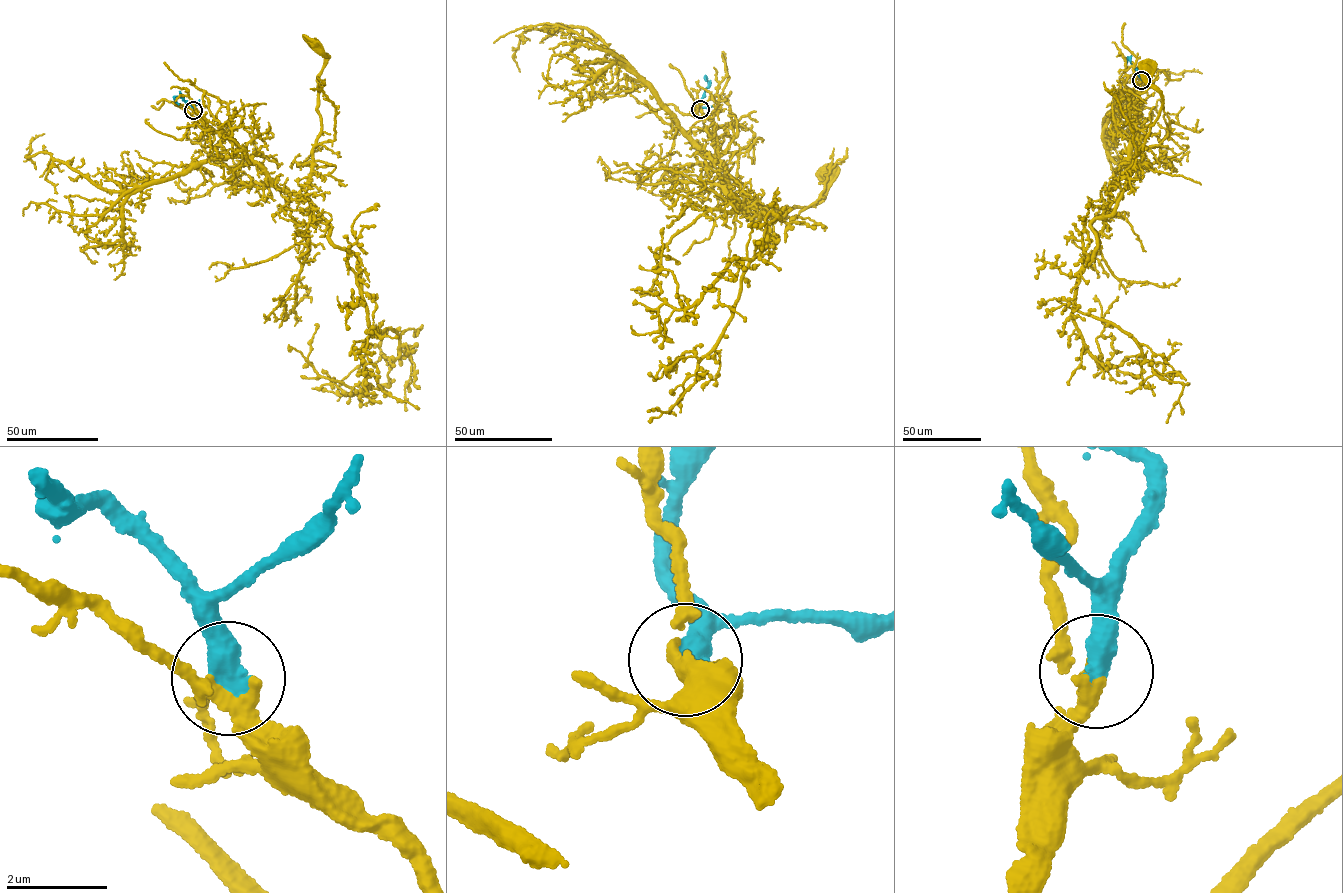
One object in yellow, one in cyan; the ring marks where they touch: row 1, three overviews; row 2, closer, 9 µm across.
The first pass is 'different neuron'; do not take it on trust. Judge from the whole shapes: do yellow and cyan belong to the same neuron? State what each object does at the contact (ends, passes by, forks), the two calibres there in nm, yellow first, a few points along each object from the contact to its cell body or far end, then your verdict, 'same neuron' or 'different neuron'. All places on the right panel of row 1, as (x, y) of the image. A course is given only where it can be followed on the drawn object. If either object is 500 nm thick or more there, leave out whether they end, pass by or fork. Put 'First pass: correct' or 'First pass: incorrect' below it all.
calibres 200 and 550 nm; course yellow (1141, 80), (1130, 99), (1135, 122), (1128, 182), (1128, 167), (1162, 103), (1162, 94), (1150, 84), (1147, 70); course cyan (1141, 80), (1143, 75), (1128, 58), (1126, 64); same neuron
First pass: incorrect

